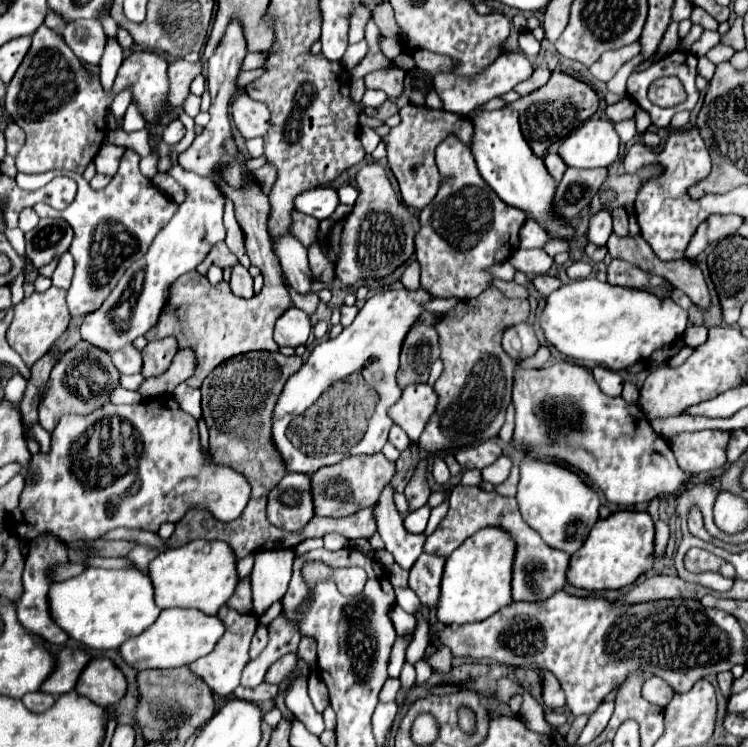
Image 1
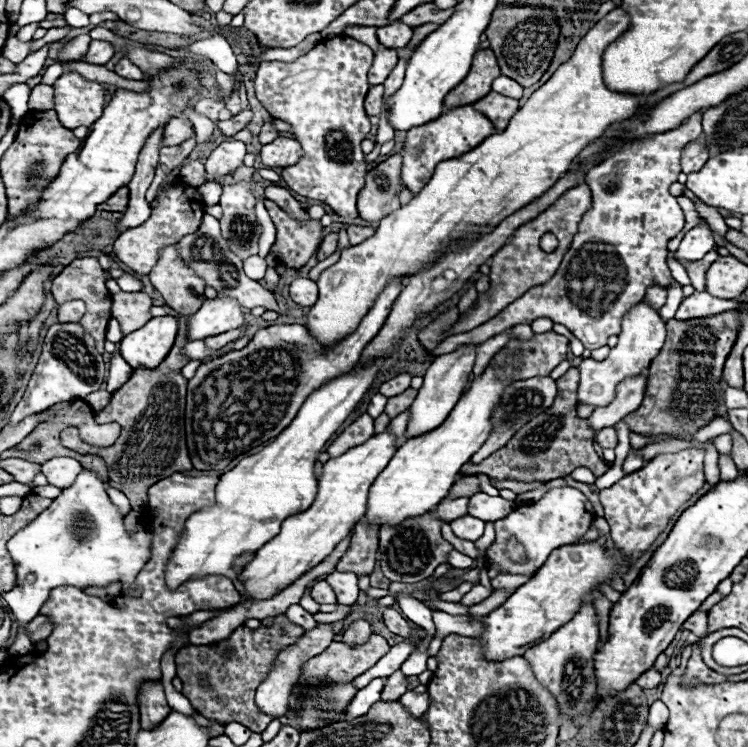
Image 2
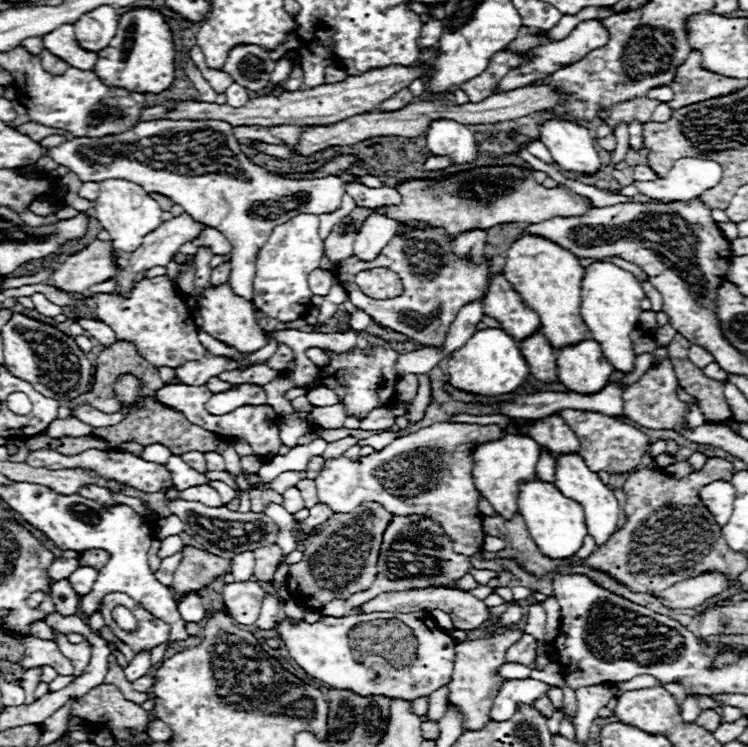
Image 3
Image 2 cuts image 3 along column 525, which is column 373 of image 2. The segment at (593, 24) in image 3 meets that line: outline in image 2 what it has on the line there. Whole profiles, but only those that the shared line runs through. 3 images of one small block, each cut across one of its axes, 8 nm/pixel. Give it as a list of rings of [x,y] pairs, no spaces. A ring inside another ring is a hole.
[[[380,48],[374,54],[374,64],[368,72],[368,82],[370,86],[376,84],[384,84],[384,80],[388,78],[388,74],[392,72],[392,68],[398,64],[398,54],[396,50],[388,50],[388,48]]]

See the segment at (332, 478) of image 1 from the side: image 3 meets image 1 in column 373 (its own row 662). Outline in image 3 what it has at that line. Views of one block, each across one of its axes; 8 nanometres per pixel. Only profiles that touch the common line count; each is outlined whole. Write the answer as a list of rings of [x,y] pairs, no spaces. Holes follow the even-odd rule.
[[[506,628],[502,634],[480,638],[480,640],[464,640],[456,644],[456,660],[454,660],[454,672],[452,680],[448,682],[448,704],[456,706],[458,712],[464,716],[462,730],[480,730],[484,724],[490,722],[490,710],[496,698],[496,692],[500,690],[500,684],[504,684],[506,678],[496,676],[500,666],[506,664],[504,654],[506,650],[516,644],[524,636],[522,630]]]

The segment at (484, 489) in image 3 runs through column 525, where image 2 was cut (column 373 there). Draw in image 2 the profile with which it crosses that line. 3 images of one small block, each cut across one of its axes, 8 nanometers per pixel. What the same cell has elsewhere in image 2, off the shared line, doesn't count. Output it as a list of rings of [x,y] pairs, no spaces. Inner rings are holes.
[[[390,432],[374,434],[360,446],[350,448],[338,458],[330,458],[324,464],[324,472],[318,478],[318,494],[312,506],[300,514],[294,514],[282,522],[282,530],[270,542],[266,542],[244,568],[244,594],[242,600],[266,600],[278,594],[288,584],[296,582],[302,574],[320,564],[338,542],[342,542],[354,524],[358,524],[368,508],[368,490],[388,460],[396,454],[396,436]]]

